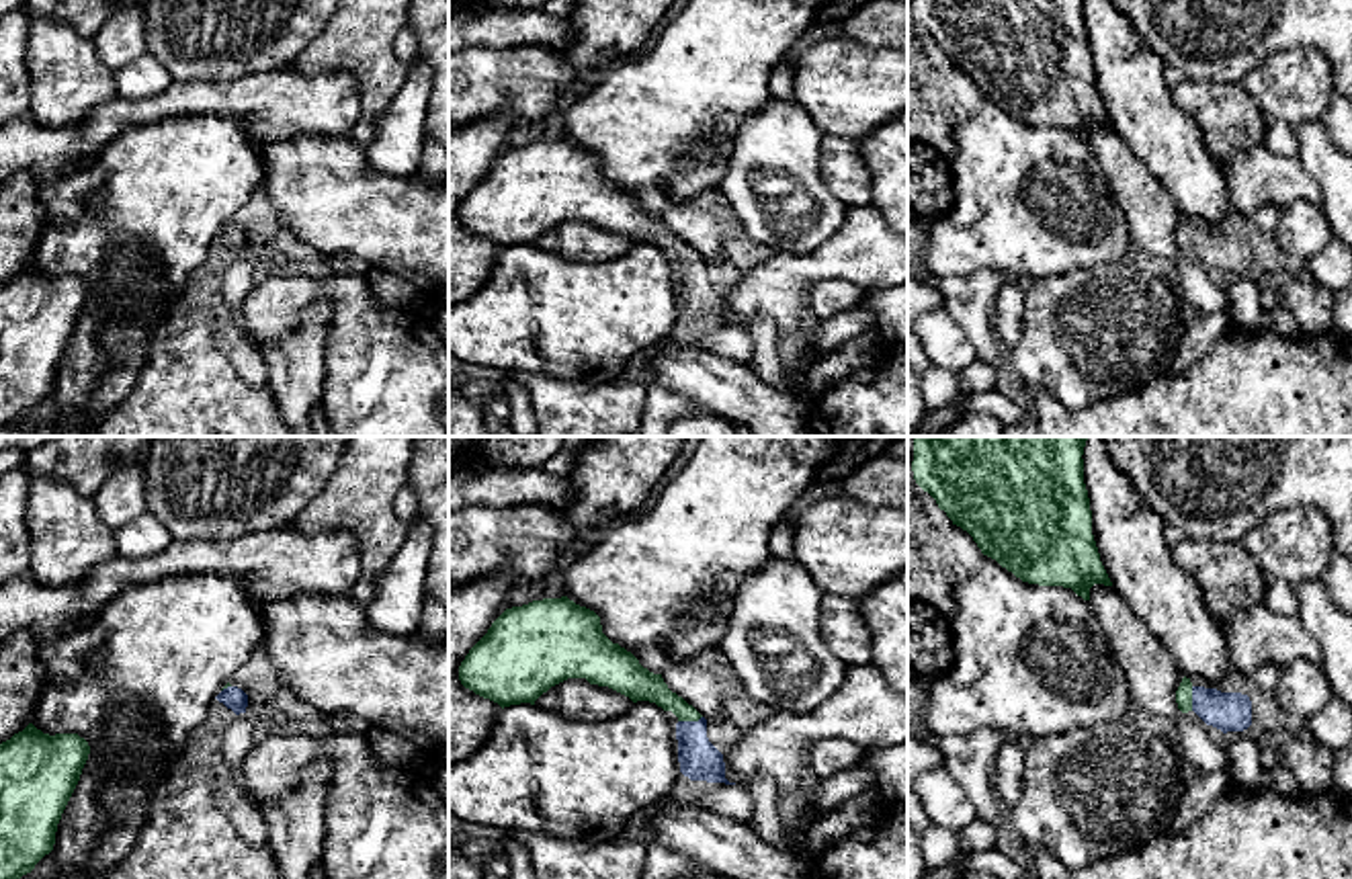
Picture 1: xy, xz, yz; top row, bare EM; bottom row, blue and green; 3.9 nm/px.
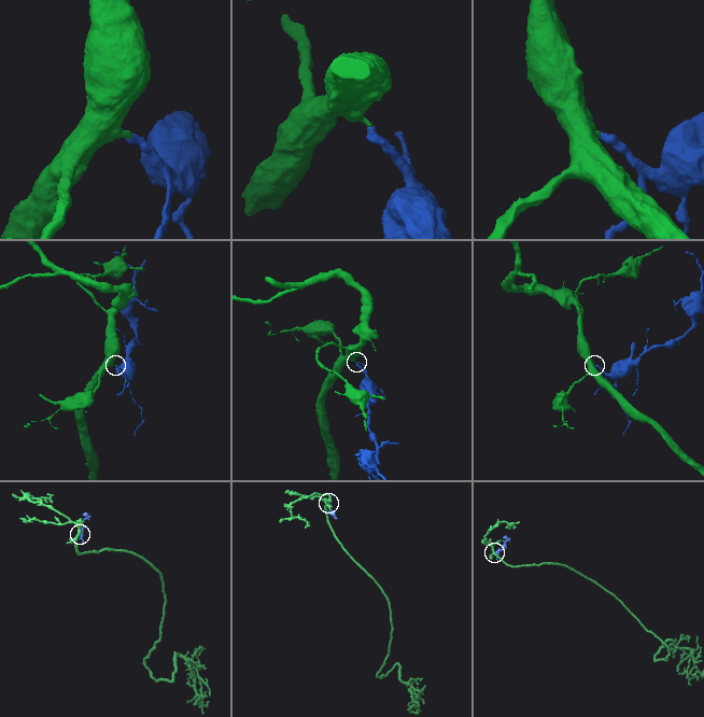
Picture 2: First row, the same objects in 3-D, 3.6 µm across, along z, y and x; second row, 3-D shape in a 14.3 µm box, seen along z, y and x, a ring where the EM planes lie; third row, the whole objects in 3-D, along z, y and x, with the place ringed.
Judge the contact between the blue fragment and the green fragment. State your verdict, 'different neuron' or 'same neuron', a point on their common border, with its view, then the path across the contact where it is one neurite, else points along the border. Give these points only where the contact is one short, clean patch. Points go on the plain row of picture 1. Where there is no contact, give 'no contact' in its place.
same neuron; meets blue in xz at (689, 263); runs through xz (699, 302), (689, 263), (652, 228), (640, 226)

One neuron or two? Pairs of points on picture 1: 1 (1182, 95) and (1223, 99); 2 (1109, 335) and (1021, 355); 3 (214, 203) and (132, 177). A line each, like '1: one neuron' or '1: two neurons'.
1: one neuron
2: one neuron
3: one neuron

